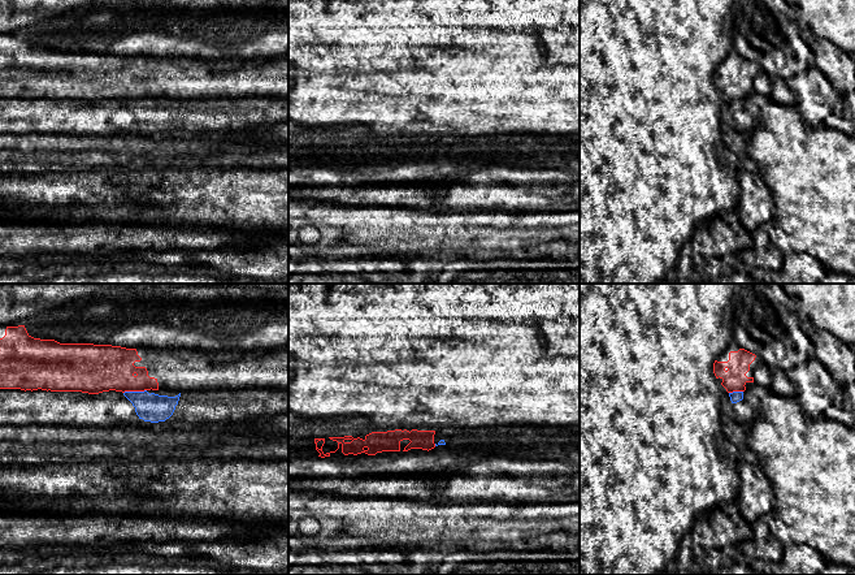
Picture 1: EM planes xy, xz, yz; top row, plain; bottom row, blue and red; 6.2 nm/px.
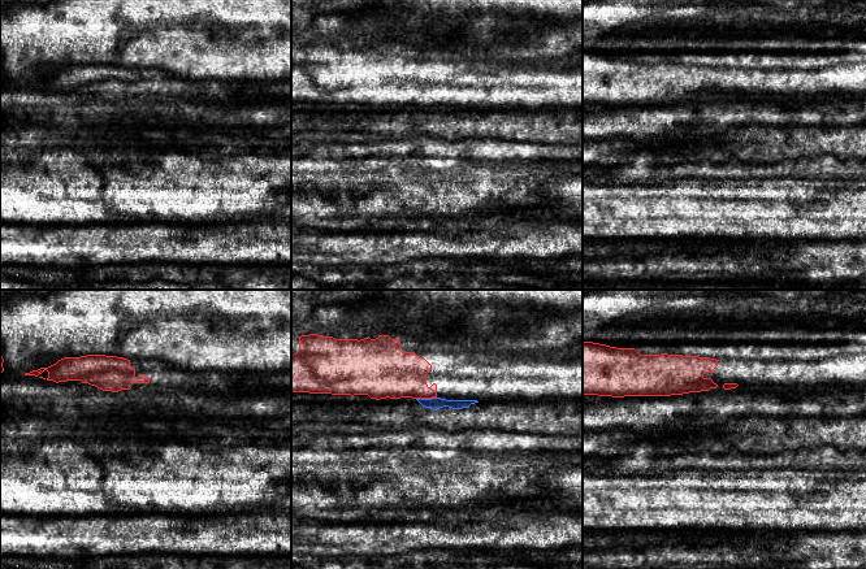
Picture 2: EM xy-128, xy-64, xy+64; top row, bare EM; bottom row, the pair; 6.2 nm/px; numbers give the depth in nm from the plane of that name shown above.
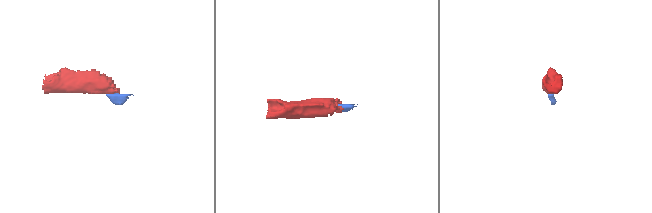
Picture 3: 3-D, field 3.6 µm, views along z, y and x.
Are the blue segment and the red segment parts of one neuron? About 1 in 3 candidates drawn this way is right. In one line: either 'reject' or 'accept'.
reject

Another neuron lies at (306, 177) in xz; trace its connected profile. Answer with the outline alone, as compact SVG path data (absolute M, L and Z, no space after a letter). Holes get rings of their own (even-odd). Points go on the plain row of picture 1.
M333 165L288 168L288 187L291 186L346 186L356 185L343 170Z

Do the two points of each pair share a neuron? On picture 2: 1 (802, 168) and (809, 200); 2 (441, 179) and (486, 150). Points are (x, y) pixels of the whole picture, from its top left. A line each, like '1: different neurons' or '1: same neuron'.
1: different neurons
2: different neurons

